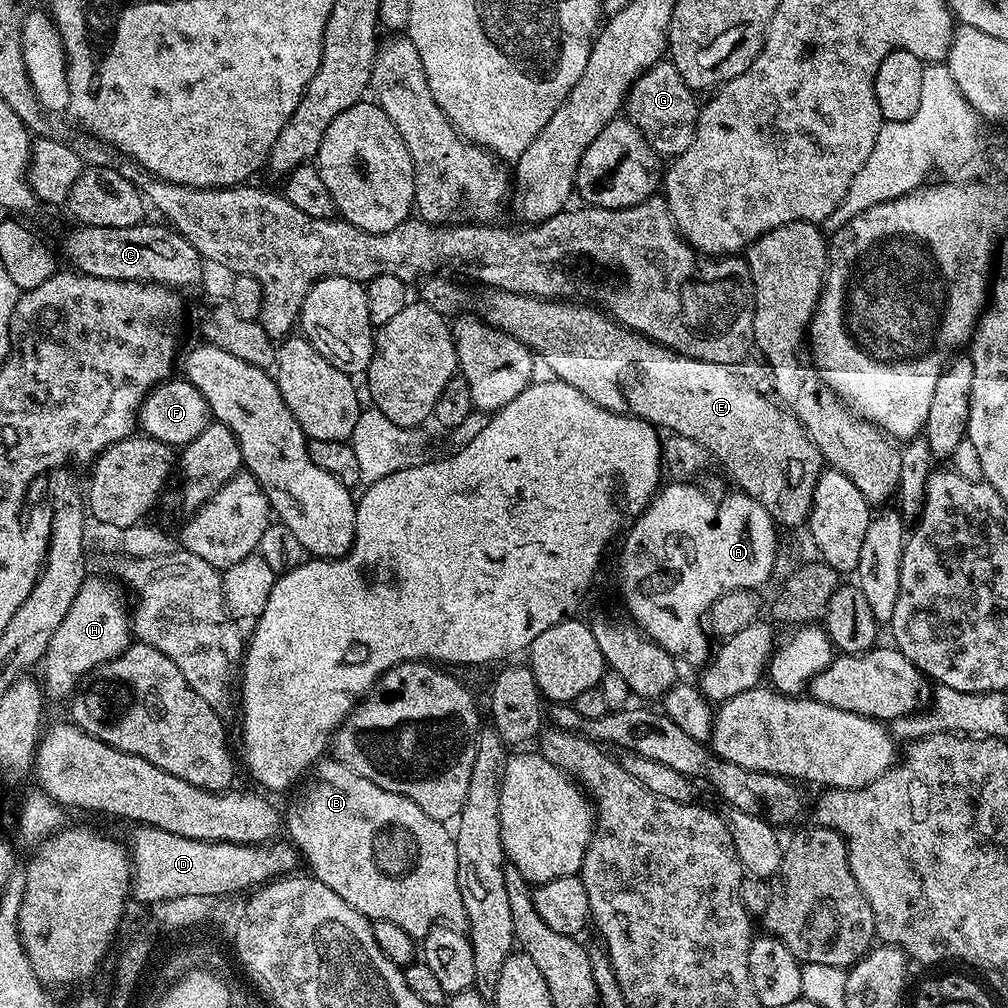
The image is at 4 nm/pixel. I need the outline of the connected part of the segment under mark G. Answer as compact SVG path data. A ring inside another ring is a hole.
M661 62L652 68L647 68L640 79L632 85L626 101L626 116L632 121L632 125L642 133L654 151L659 152L661 157L675 158L681 156L686 150L686 146L690 146L690 142L696 139L698 115L696 96L697 93L682 78L682 74L678 74L678 70L671 62Z

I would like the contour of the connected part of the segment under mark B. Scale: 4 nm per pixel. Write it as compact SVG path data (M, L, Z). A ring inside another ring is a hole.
M335 758L321 759L320 763L303 777L302 783L295 789L295 792L296 797L289 802L288 812L286 808L286 815L282 820L283 827L286 829L286 836L288 832L289 837L287 836L287 839L299 849L303 859L304 856L308 859L308 864L312 867L311 875L315 879L321 880L326 886L330 886L330 890L334 890L334 894L338 894L338 898L342 898L342 902L346 902L354 910L358 910L358 914L362 914L367 920L394 922L397 926L402 926L402 930L406 930L406 934L410 934L412 939L417 942L423 941L424 935L438 923L443 922L453 926L460 926L465 923L462 894L458 894L456 842L445 821L430 818L430 814L426 814L426 810L422 810L422 806L414 806L414 802L410 802L410 798L406 798L402 794L394 794L390 790L382 790L382 786L378 786L370 778L362 778L362 774L354 774L354 770L350 770Z

